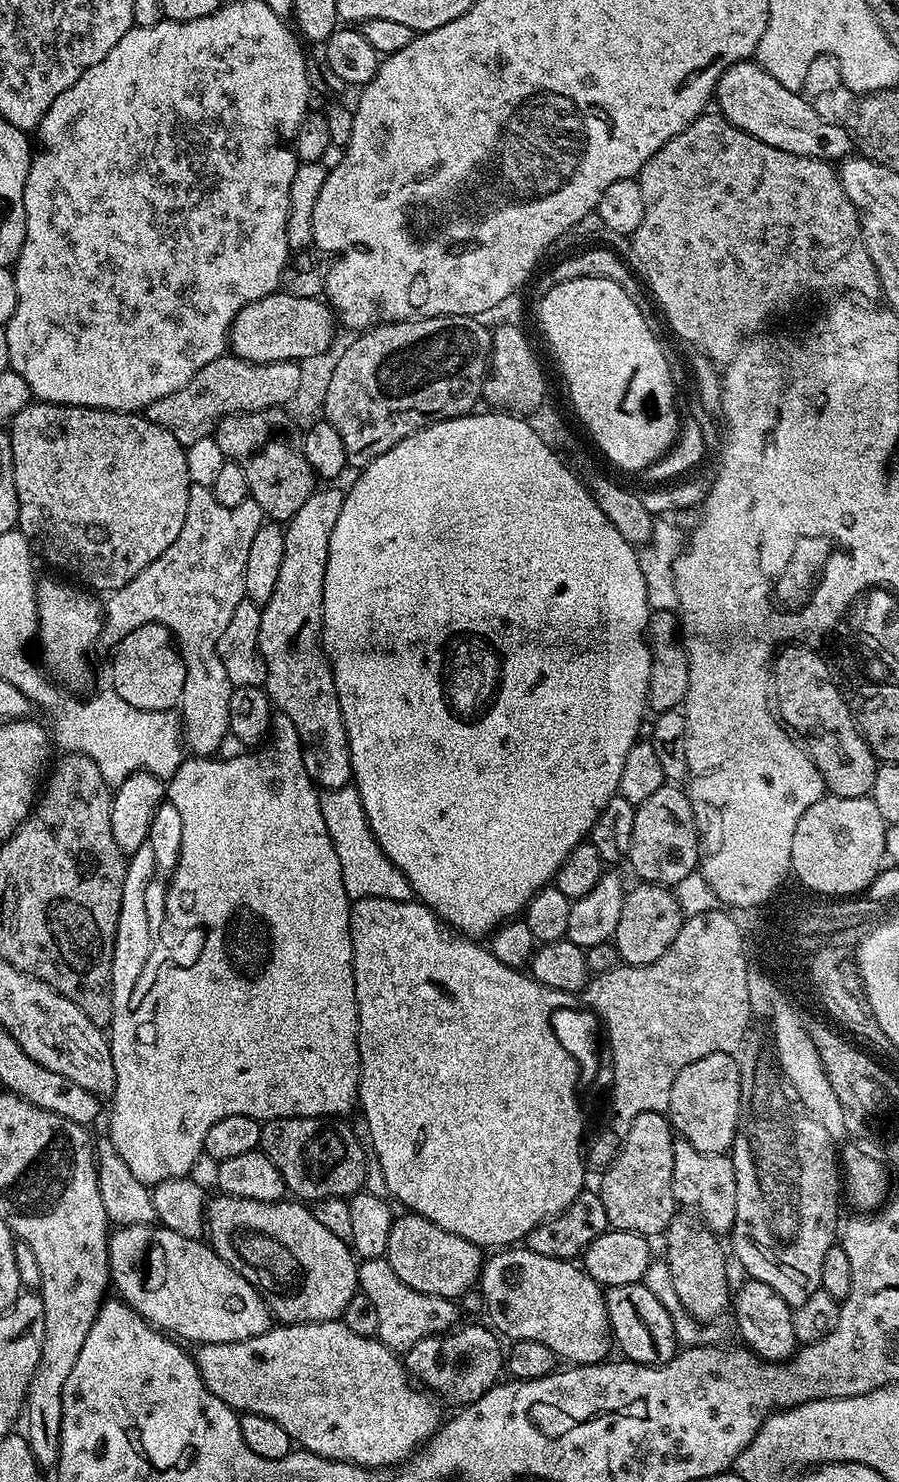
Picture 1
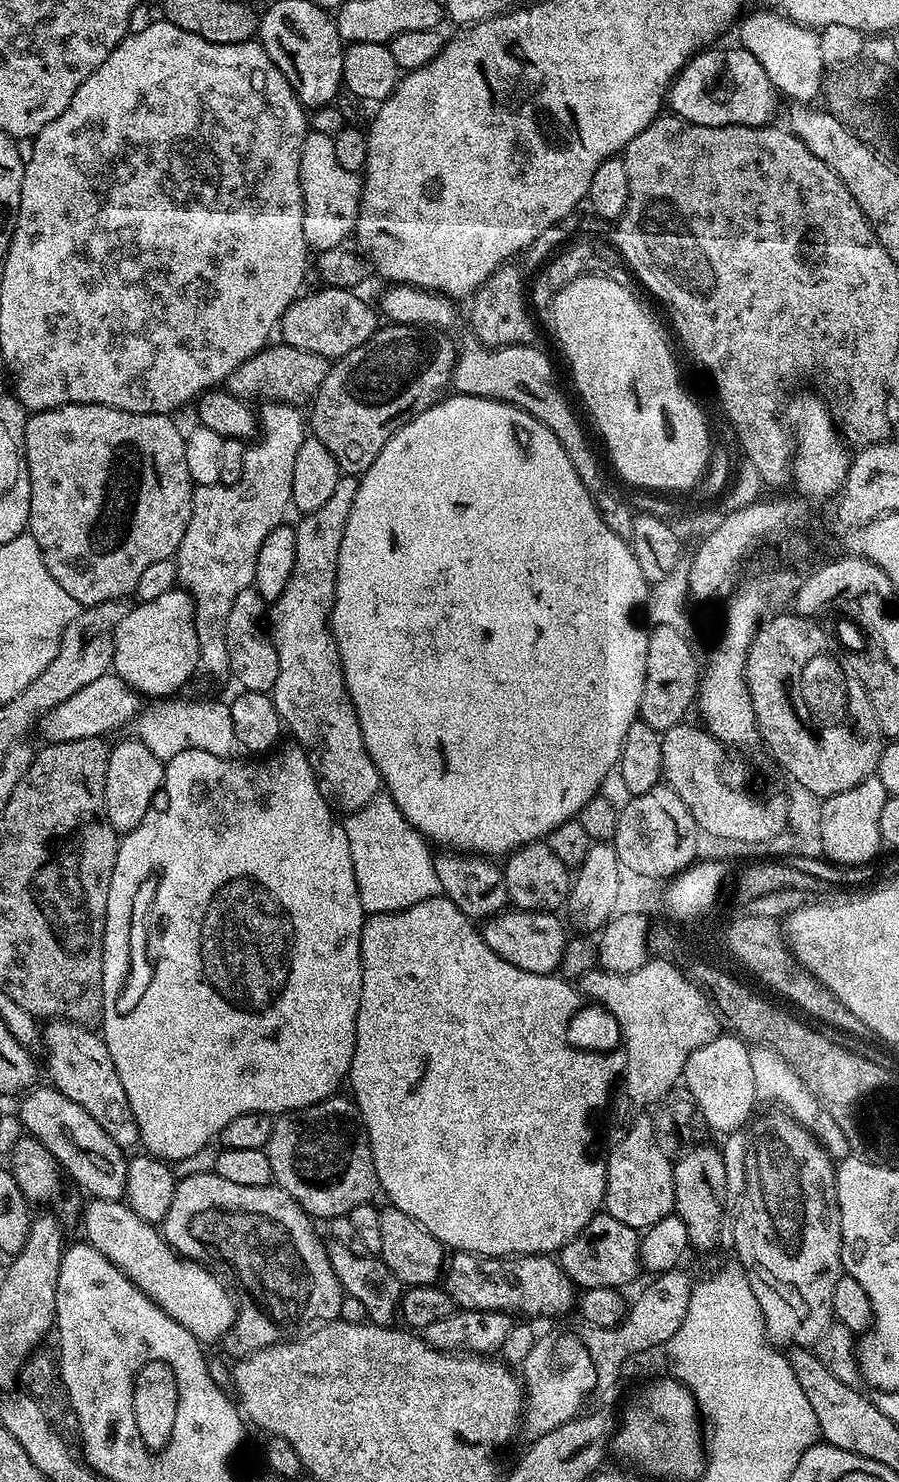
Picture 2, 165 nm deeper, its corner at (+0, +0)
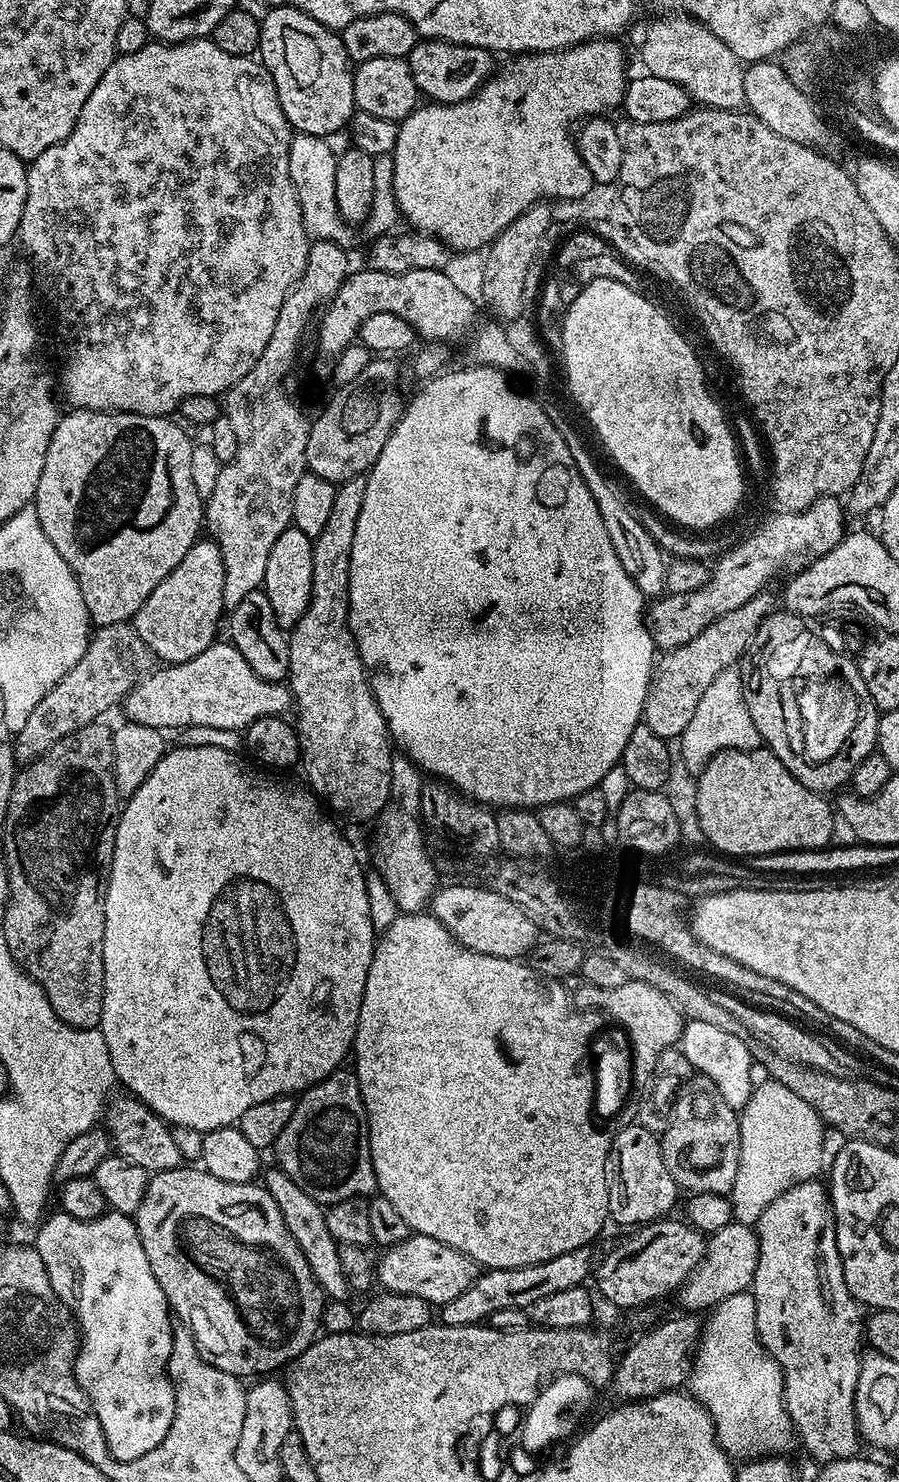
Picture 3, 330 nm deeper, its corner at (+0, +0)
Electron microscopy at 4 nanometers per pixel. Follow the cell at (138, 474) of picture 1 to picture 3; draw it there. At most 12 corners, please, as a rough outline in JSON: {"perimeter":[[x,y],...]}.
{"perimeter":[[68,410],[34,507],[93,625],[201,539],[194,440]]}

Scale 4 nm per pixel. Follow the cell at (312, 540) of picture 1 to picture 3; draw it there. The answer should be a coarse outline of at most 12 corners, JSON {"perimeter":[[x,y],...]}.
{"perimeter":[[367,475],[312,541],[288,636],[307,787],[337,817],[392,798],[393,741],[348,629]]}

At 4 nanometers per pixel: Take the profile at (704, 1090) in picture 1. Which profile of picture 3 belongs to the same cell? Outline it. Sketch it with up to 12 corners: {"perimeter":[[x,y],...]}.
{"perimeter":[[689,1020],[678,1045],[737,1110],[754,1087],[743,1035]]}

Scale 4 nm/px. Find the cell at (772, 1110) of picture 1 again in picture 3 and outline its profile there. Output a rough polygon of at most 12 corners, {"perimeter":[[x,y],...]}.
{"perimeter":[[829,1189],[754,1225],[750,1293],[798,1444],[861,1450],[865,1339]]}

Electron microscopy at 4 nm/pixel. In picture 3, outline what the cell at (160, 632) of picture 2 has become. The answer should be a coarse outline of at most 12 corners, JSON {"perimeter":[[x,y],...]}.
{"perimeter":[[201,538],[130,622],[157,661],[217,639],[224,563]]}

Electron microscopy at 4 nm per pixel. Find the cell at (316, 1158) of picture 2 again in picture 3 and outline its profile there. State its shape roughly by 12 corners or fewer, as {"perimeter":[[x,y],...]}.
{"perimeter":[[355,1071],[296,1100],[278,1167],[322,1206],[377,1191]]}

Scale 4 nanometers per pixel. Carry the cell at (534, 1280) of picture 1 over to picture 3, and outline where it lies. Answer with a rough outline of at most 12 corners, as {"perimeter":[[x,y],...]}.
{"perimeter":[[409,1234],[375,1265],[386,1292],[431,1306],[458,1298],[475,1260]]}

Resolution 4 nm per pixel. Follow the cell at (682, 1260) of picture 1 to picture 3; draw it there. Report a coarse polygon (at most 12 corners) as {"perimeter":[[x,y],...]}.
{"perimeter":[[681,1087],[659,1137],[677,1189],[728,1196],[740,1118]]}

